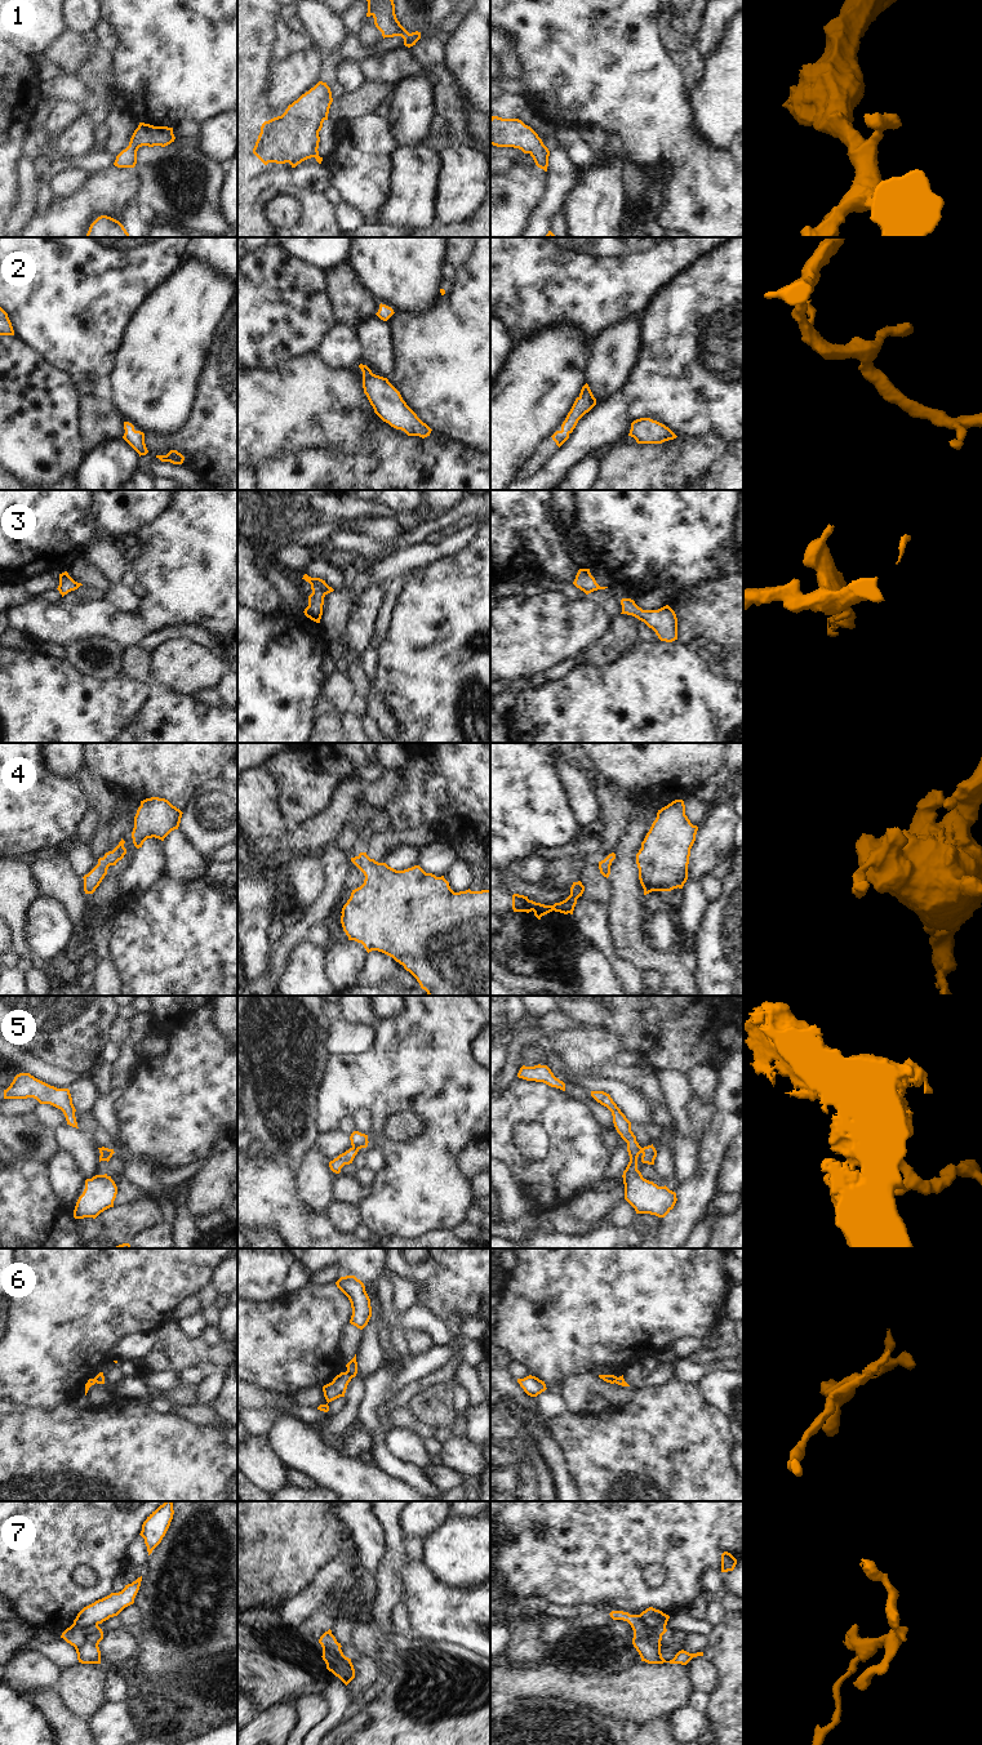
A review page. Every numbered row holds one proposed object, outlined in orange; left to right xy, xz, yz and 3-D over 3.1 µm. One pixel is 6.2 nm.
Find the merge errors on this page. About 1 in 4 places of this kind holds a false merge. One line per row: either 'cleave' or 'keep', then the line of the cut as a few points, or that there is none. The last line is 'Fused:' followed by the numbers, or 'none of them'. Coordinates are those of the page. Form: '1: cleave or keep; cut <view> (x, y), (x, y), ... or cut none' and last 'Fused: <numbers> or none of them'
1: keep; cut none
2: keep; cut none
3: keep; cut none
4: keep; cut none
5: cleave; cut xz (352, 1147), (358, 1149)
6: cleave; cut xz (346, 1371), (351, 1378)
7: cleave; cut xz (350, 1661), (336, 1659), (332, 1663), (332, 1672)
Fused: 5, 6, 7

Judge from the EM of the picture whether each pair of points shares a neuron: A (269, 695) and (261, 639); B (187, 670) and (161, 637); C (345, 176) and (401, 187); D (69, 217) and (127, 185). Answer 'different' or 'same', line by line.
A: same
B: different
C: different
D: same

